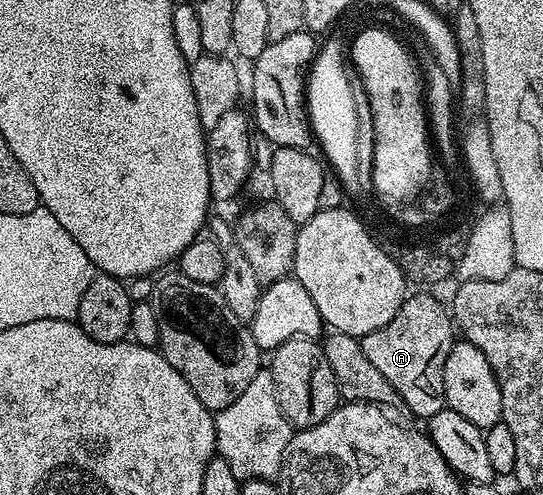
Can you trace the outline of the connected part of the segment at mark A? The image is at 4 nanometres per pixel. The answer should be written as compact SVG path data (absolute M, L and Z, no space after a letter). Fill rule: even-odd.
M409 294L385 327L374 329L374 333L366 333L359 340L367 360L394 387L401 404L408 406L421 421L445 410L444 370L454 342L452 331L454 335L454 320L445 304L443 307L432 295Z

